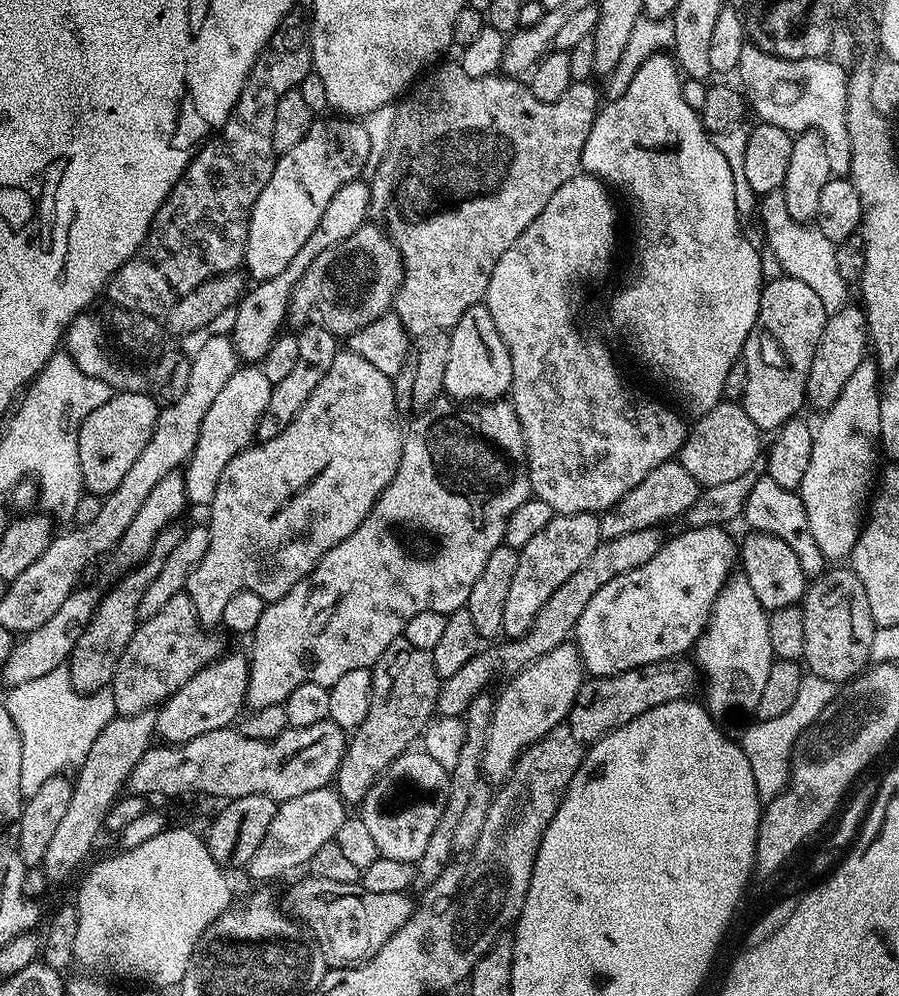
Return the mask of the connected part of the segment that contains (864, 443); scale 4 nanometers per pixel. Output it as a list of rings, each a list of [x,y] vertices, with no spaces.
[[[865,358],[858,366],[858,370],[854,370],[854,374],[850,374],[850,379],[846,381],[846,386],[842,386],[842,394],[838,394],[838,402],[834,402],[834,406],[830,406],[828,411],[819,417],[820,425],[817,423],[814,428],[814,454],[810,454],[810,466],[806,470],[806,474],[802,478],[802,486],[798,489],[802,502],[806,506],[806,514],[810,522],[810,534],[814,534],[814,542],[818,542],[818,550],[822,550],[825,561],[840,562],[843,558],[851,557],[854,546],[860,537],[861,527],[866,519],[866,509],[870,504],[870,497],[874,492],[874,481],[878,476],[878,464],[876,468],[876,456],[878,460],[878,449],[881,447],[880,442],[880,394],[881,389],[876,388],[876,376],[878,377],[878,369],[875,359]]]

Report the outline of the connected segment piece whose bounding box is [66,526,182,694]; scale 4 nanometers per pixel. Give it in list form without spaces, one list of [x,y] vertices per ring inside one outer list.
[[[173,526],[162,530],[162,534],[154,538],[154,546],[148,551],[145,560],[136,567],[127,569],[126,574],[121,575],[124,577],[109,592],[105,591],[101,595],[98,606],[86,630],[82,630],[82,638],[78,638],[66,665],[70,682],[79,692],[91,694],[111,685],[118,658],[122,658],[122,650],[126,650],[138,623],[138,602],[142,602],[142,594],[146,594],[150,582],[162,574],[162,566],[166,558],[170,558],[170,550],[178,546],[182,535],[181,529],[178,529]]]

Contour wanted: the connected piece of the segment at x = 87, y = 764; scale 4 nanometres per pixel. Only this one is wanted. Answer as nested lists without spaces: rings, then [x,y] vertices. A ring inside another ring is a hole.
[[[151,711],[133,716],[117,716],[104,727],[98,738],[94,738],[86,758],[78,766],[77,776],[72,780],[70,807],[62,817],[50,847],[46,849],[42,867],[46,878],[53,885],[70,879],[76,867],[91,854],[96,835],[101,835],[105,814],[120,799],[134,766],[138,766],[138,758],[142,758],[145,750],[153,747],[155,736],[156,712]]]

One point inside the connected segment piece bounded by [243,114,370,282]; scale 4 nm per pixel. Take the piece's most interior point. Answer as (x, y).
(335, 151)

